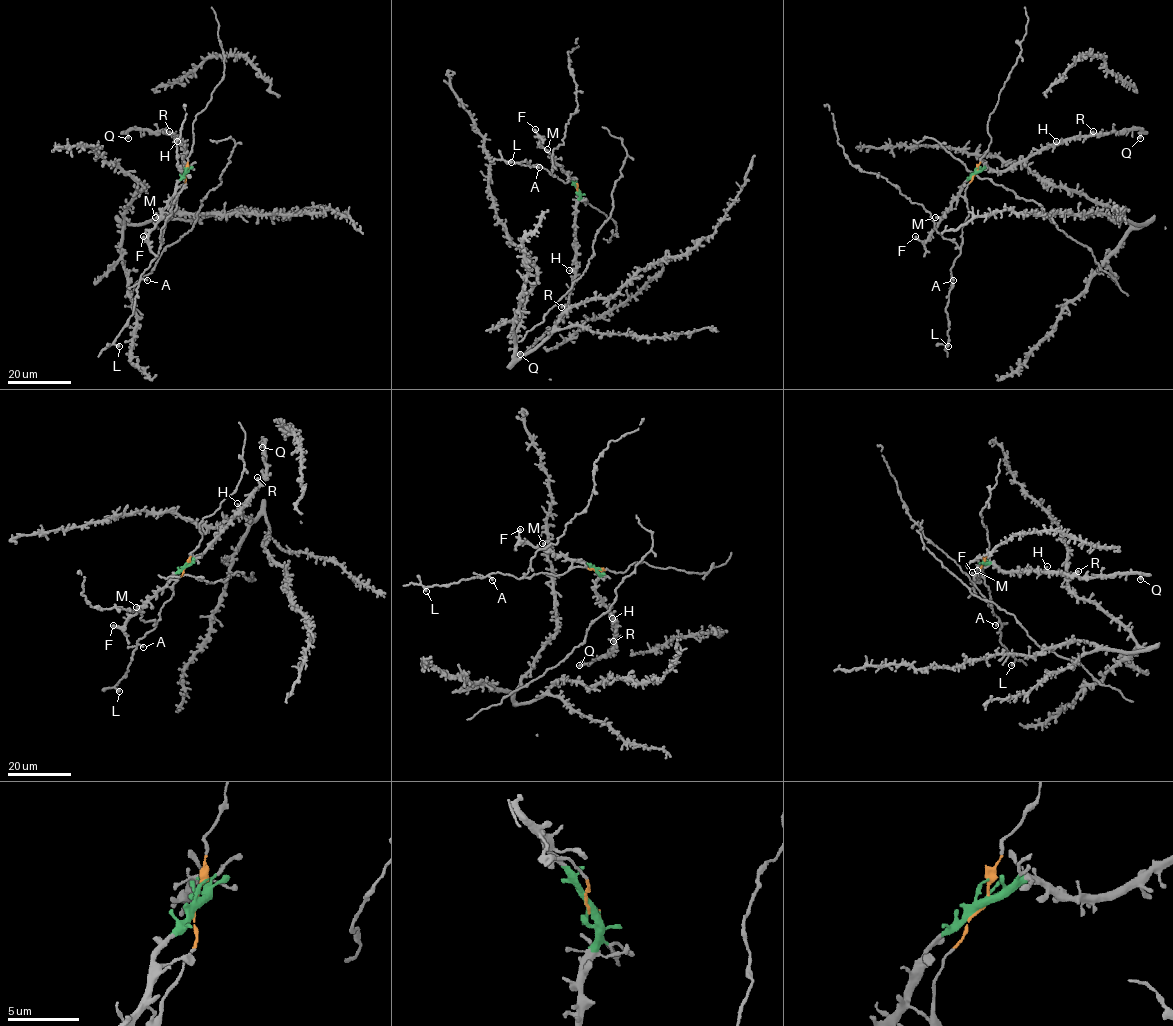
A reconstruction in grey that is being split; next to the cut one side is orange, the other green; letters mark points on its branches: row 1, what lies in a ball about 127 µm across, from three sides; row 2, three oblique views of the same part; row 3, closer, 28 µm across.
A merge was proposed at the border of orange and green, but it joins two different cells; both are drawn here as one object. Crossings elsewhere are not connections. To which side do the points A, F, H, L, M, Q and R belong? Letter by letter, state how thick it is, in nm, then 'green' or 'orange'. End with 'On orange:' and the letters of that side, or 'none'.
A: 240 nm thick; orange
F: 360 nm thick; green
H: 240 nm thick; green
L: 500 nm thick; orange
M: 280 nm thick; green
Q: 460 nm thick; green
R: 360 nm thick; green
On orange: A, L

